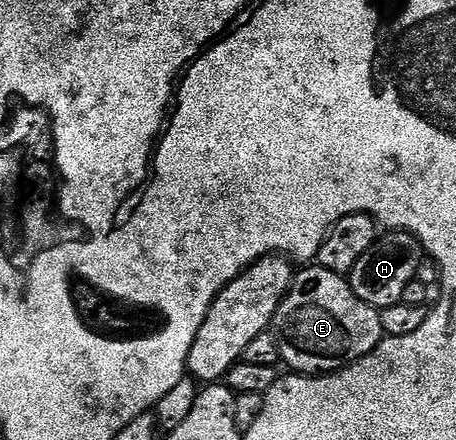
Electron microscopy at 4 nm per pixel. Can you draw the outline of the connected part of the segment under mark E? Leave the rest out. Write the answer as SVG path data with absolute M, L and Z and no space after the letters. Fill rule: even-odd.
M303 267L291 278L291 286L277 307L270 332L275 334L279 360L299 375L334 373L369 355L384 339L379 310L357 299L350 280L342 273Z

